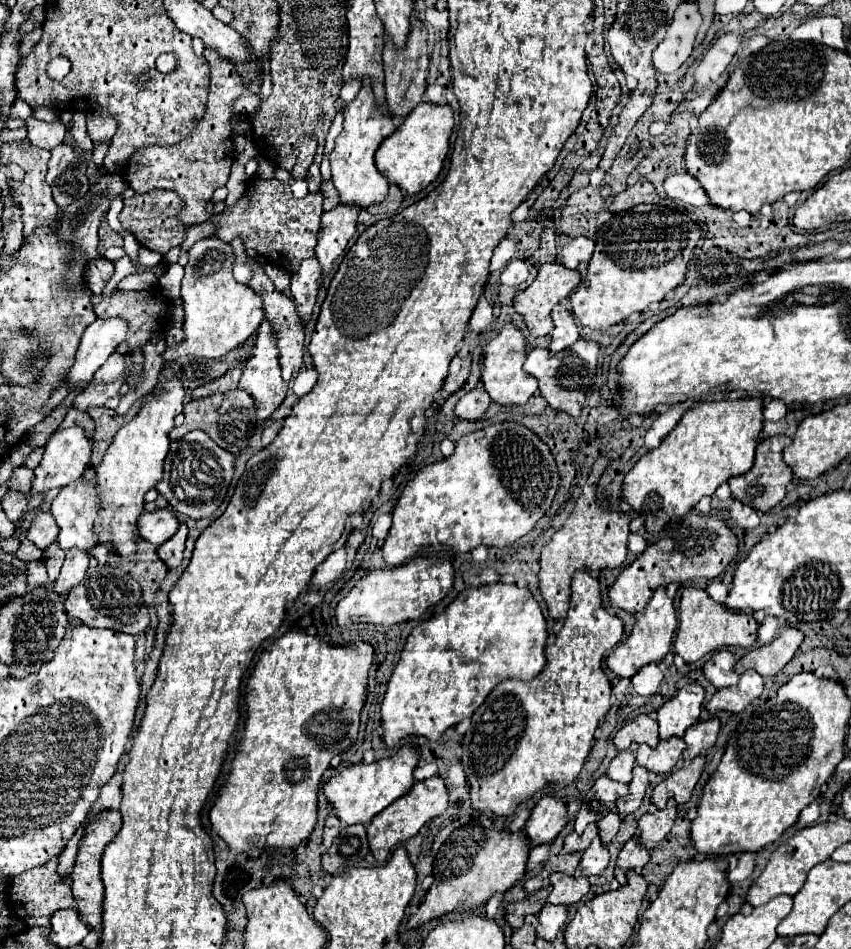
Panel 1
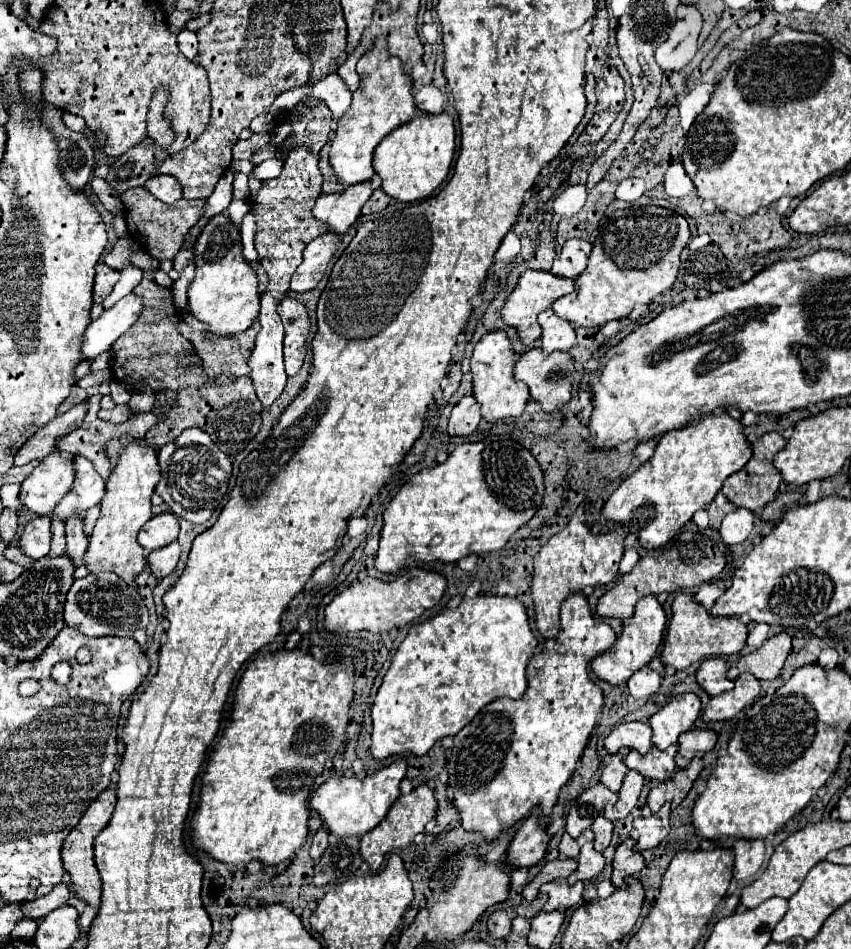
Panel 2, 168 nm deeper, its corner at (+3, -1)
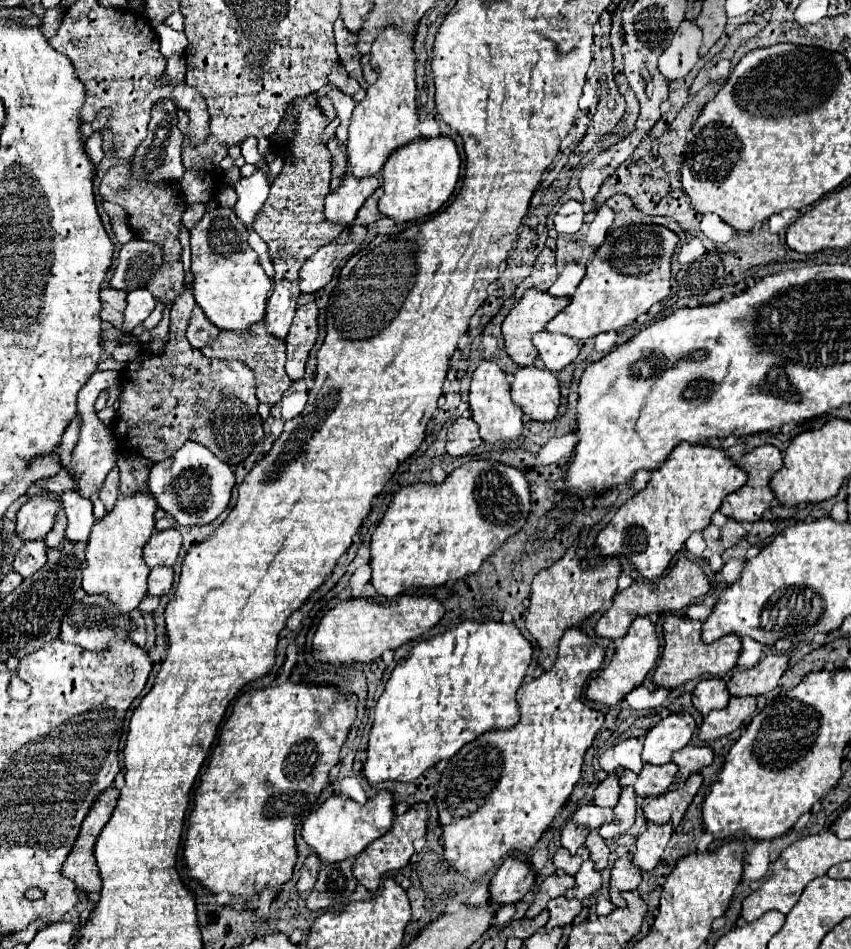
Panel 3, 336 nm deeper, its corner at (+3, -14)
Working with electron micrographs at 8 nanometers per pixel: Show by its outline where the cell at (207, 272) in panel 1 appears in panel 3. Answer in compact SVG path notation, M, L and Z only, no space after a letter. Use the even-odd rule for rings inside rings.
M228 207L206 211L190 229L194 299L206 317L222 331L246 331L264 319L272 279L260 267L256 251L248 245L248 229Z

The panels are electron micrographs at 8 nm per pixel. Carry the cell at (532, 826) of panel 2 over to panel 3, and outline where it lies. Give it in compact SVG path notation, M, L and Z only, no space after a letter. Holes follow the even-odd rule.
M506 857L490 879L490 901L498 905L514 905L534 885L534 871L518 857Z

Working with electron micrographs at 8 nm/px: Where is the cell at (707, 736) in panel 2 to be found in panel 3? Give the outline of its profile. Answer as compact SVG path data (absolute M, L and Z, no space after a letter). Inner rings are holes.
M686 745L680 751L672 753L672 761L678 765L678 775L676 779L682 783L686 781L690 775L700 773L702 767L710 765L714 759L714 751L710 747L692 747Z

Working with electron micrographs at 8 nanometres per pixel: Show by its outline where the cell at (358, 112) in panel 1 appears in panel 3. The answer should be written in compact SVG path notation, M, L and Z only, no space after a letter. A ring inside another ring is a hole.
M390 25L378 35L378 39L372 45L370 63L380 67L378 81L366 89L366 97L356 105L356 109L352 113L352 123L350 123L350 129L348 129L348 167L350 167L352 175L356 175L356 177L368 177L368 175L380 173L392 151L396 151L396 149L404 147L406 143L412 143L412 141L416 141L420 137L416 83L414 83L414 61L416 61L416 55L414 55L412 43L414 43L412 35L402 33L398 27Z

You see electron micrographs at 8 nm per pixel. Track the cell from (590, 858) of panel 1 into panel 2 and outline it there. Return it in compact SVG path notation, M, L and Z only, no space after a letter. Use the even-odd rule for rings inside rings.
M586 842L578 856L578 880L590 880L596 874L600 874L604 868L604 856L592 848L592 842Z

